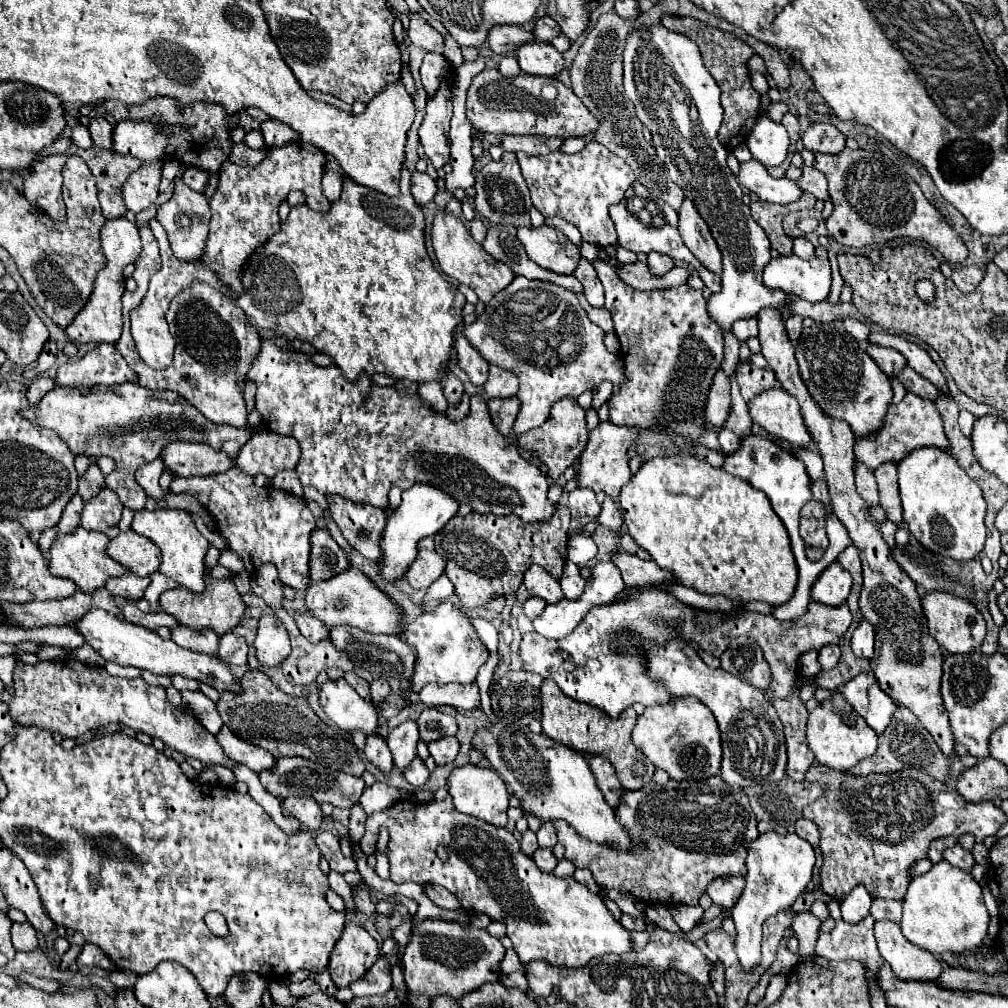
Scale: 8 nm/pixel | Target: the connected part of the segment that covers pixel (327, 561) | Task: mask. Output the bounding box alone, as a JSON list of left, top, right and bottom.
[311,530,349,582]

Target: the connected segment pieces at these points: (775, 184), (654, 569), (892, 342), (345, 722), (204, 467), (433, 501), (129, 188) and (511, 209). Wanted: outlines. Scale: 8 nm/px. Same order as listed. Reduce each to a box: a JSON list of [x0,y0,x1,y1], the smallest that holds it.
[[739,160,803,204],[613,552,677,588],[869,330,949,394],[319,678,377,732],[161,442,235,476],[379,482,459,582],[113,118,167,212],[475,152,531,228]]

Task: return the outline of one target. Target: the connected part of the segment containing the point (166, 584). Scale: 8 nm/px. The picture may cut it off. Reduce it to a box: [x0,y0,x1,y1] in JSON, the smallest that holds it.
[144,572,179,609]

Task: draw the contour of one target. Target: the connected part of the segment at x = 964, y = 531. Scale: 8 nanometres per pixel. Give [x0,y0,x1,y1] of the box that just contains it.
[899,448,985,562]

